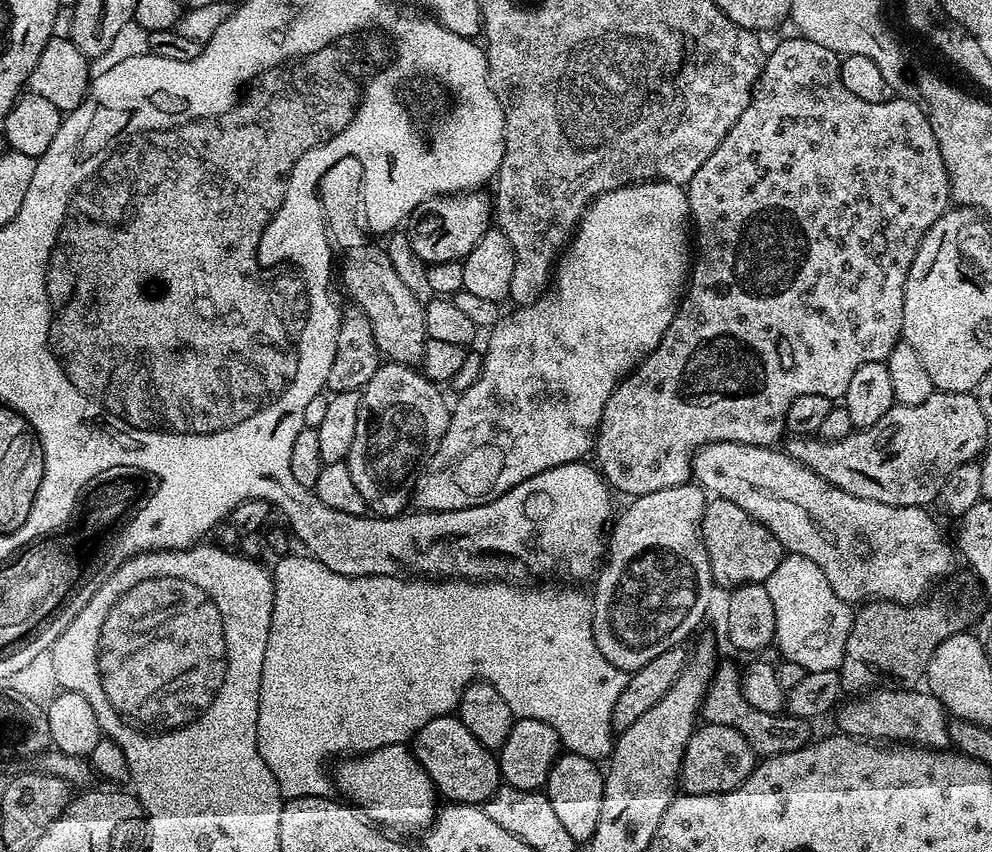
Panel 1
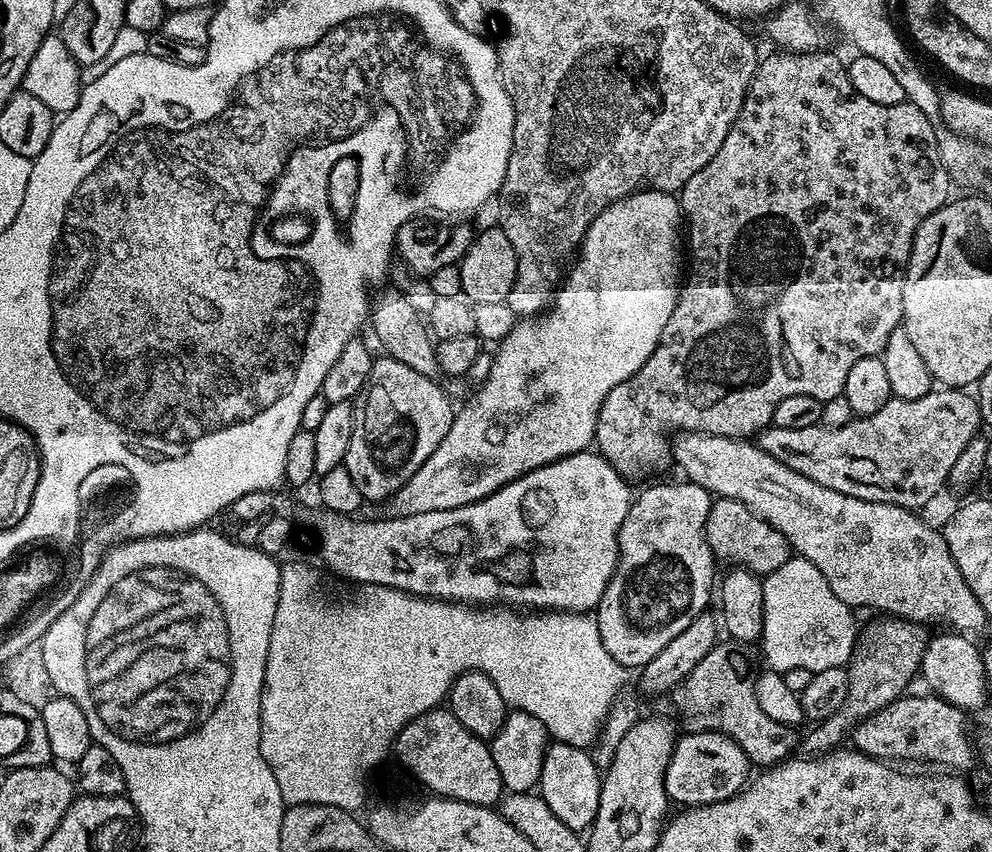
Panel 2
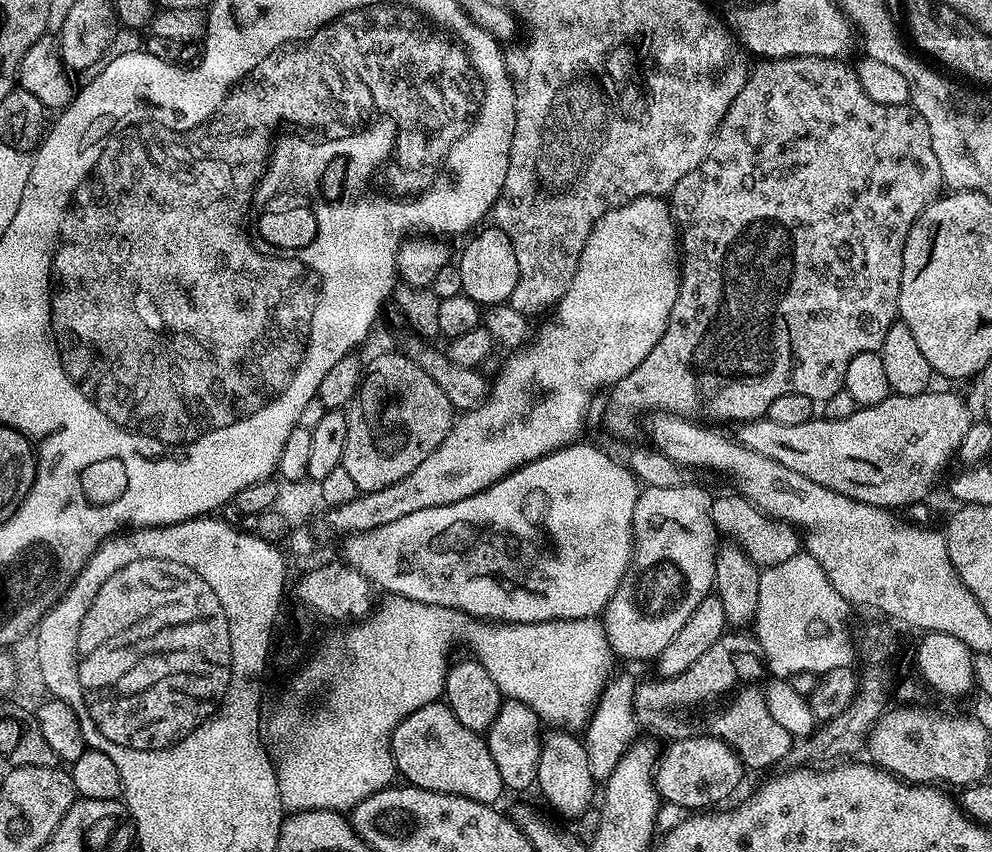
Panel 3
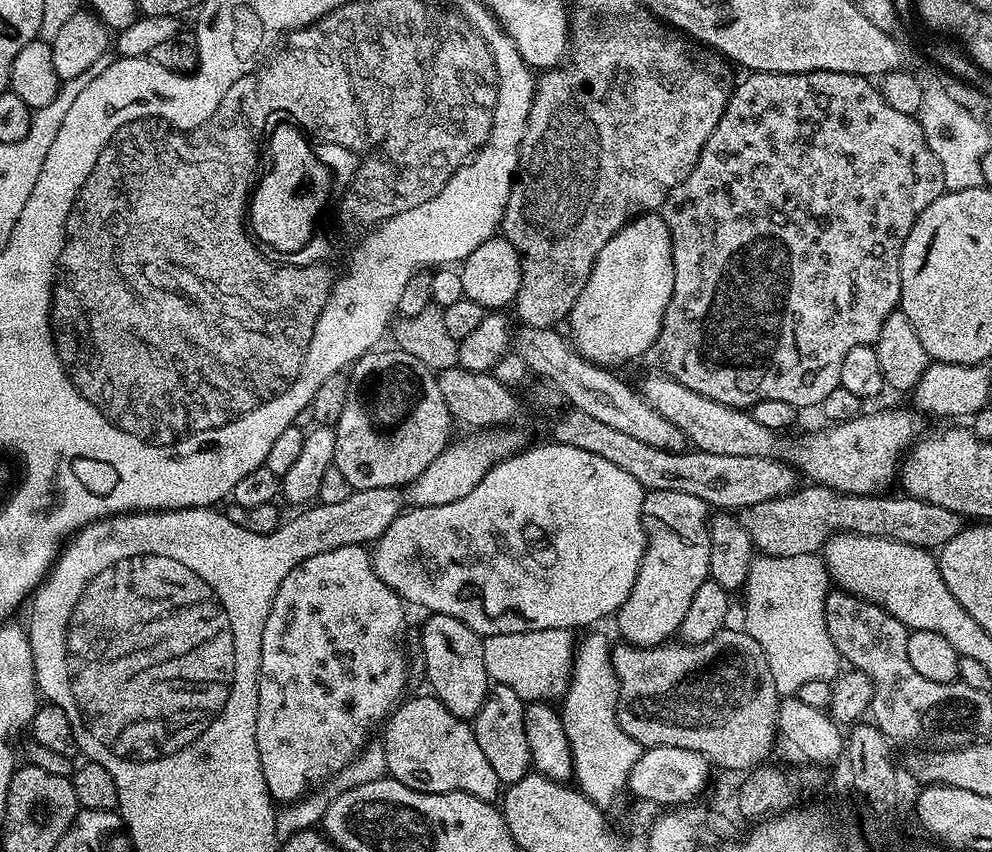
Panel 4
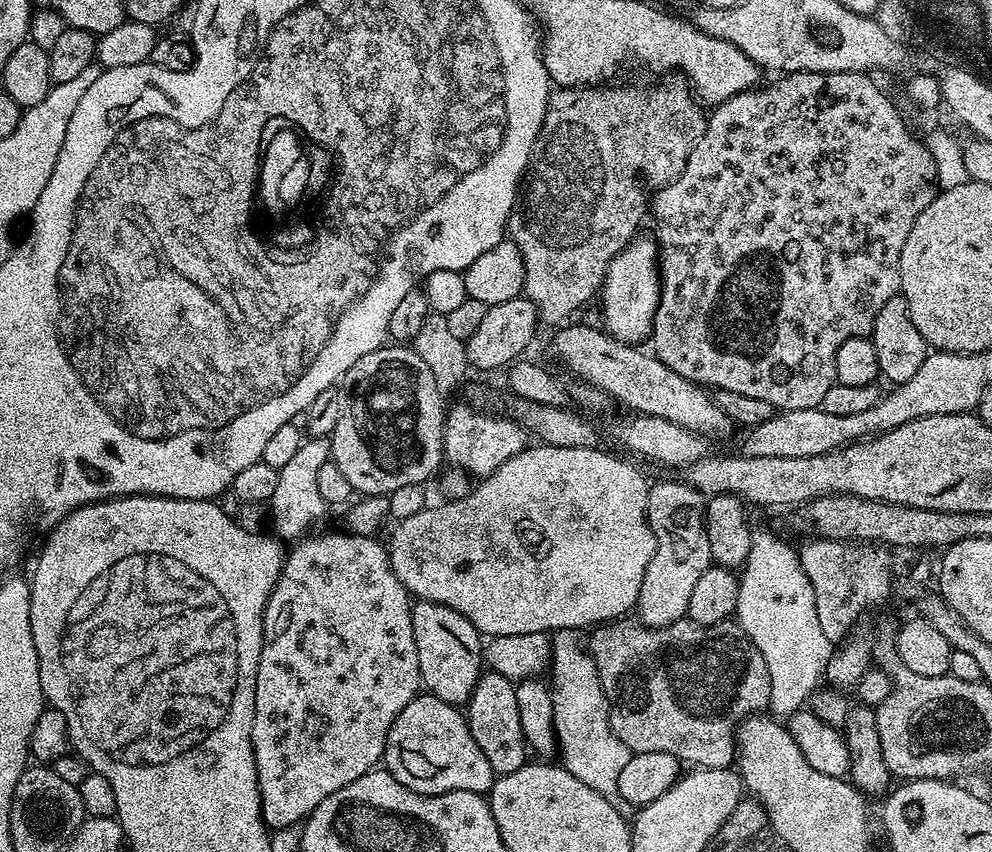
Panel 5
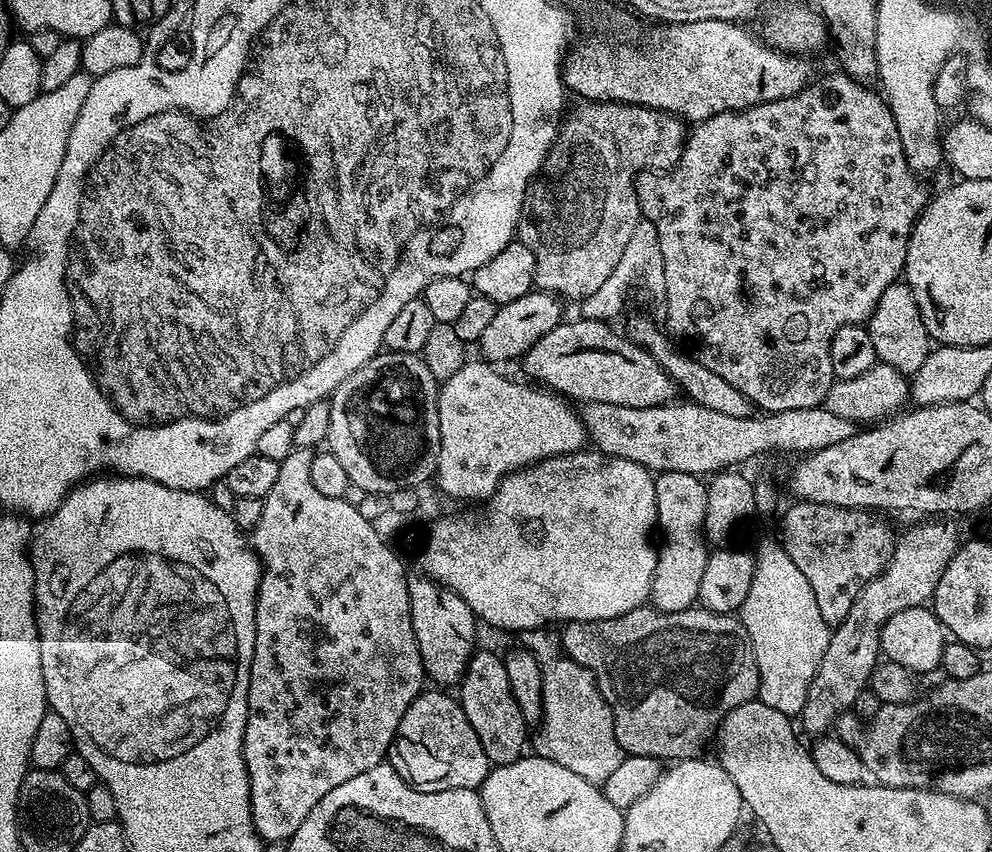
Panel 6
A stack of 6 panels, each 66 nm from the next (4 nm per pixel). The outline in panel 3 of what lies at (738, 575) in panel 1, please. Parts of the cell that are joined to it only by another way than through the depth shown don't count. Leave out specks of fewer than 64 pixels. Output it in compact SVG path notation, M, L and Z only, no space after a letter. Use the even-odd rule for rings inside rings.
M743 494L720 497L717 495L712 501L712 521L721 537L737 544L761 569L778 566L778 562L786 562L802 551L801 533L793 525L768 516Z

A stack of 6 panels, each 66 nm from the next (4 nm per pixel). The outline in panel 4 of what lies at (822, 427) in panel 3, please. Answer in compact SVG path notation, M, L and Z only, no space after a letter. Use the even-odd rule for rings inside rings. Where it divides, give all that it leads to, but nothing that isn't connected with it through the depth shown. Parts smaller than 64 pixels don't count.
M663 374L646 377L642 395L651 408L682 430L693 449L710 454L767 456L770 460L783 460L801 477L809 476L812 484L822 484L851 496L887 493L891 489L888 487L897 479L904 453L926 432L925 417L908 407L865 411L853 420L828 426L825 432L786 436L790 434L781 434L754 422L751 411L714 402L714 398L706 398Z

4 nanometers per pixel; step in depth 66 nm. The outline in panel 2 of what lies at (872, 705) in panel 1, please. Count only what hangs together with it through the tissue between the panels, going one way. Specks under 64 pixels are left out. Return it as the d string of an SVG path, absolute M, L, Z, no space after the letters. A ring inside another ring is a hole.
M905 694L890 706L878 710L870 718L866 718L852 731L850 740L855 751L863 752L866 756L873 756L875 760L885 762L900 762L896 760L909 760L912 764L933 764L933 769L947 770L952 774L964 774L964 771L974 764L974 740L968 737L968 724L965 713L961 709L947 704L935 694L928 696L912 696Z

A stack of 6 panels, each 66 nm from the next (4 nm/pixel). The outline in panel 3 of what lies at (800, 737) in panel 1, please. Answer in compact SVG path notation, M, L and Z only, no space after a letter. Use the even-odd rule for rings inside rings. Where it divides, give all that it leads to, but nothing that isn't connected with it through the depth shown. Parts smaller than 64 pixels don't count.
M722 635L718 642L706 650L706 653L702 654L688 670L674 676L660 676L657 679L644 684L639 683L632 699L636 723L643 731L646 729L669 741L714 737L727 744L739 757L741 765L748 770L768 768L771 764L787 758L794 738L786 730L782 730L778 722L774 722L770 706L766 706L764 701L766 665L762 659L760 644L751 635Z

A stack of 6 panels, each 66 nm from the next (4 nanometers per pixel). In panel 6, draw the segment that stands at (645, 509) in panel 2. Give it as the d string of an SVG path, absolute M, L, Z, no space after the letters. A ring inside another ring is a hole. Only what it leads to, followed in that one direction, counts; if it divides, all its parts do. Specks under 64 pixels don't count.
M661 472L655 482L656 523L659 535L664 535L664 545L658 548L650 604L660 612L686 611L700 599L702 573L710 555L704 534L708 489L699 475L690 473Z

